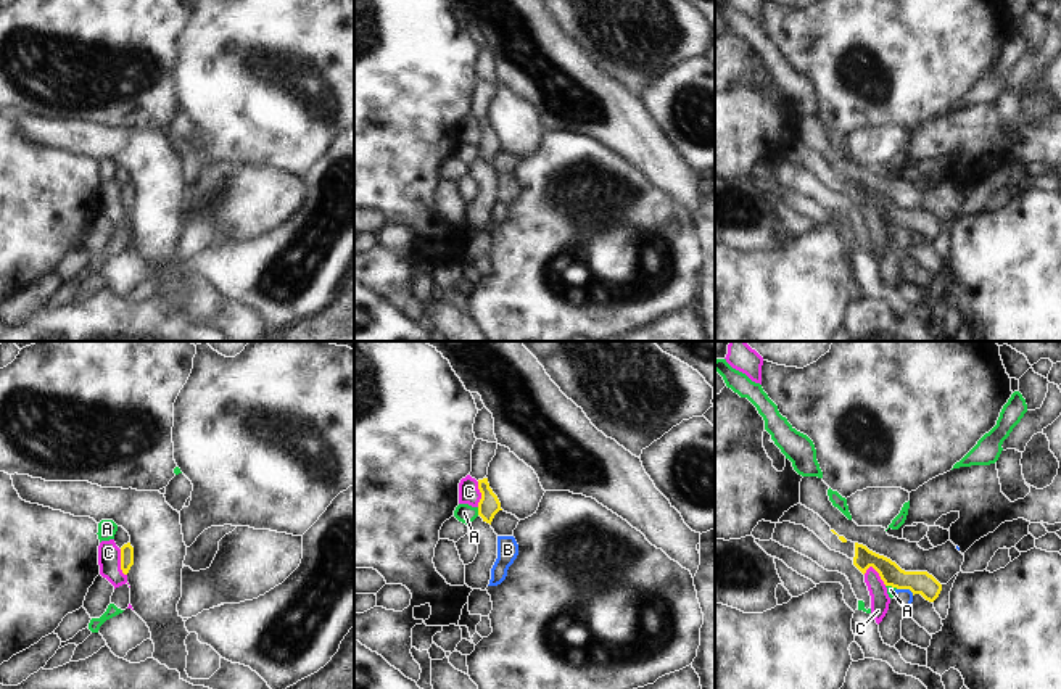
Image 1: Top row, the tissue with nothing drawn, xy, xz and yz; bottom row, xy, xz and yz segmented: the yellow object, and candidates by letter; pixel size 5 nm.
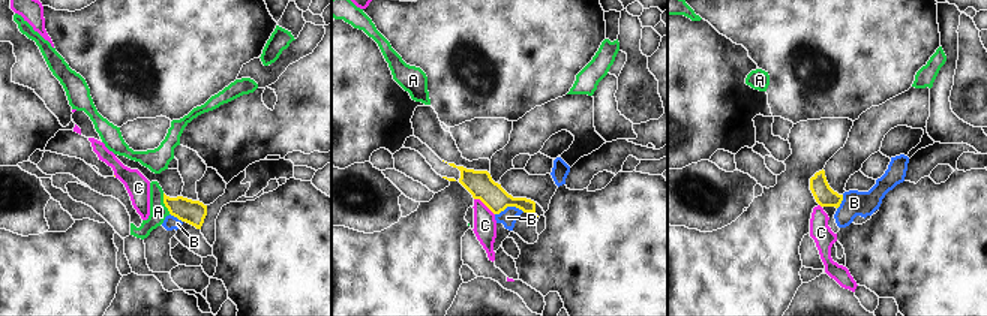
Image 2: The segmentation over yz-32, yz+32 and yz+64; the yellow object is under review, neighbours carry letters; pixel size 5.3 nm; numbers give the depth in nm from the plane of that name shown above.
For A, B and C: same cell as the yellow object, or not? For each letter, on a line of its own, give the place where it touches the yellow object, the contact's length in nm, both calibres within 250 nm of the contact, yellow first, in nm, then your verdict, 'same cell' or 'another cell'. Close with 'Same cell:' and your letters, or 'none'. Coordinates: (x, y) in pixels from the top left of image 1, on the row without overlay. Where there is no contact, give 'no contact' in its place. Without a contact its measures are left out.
A: contact xz (478, 150); length 40 nm; calibres 110 and 90 nm; another cell
B: contact yz (905, 227); length 90 nm; calibres 120 and 80 nm; another cell
C: contact yz (878, 211); length 130 nm; calibres 120 and 100 nm; another cell
Same cell: none

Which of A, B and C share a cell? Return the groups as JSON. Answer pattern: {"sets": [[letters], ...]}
{"sets": [["A"], ["B"], ["C"]]}

